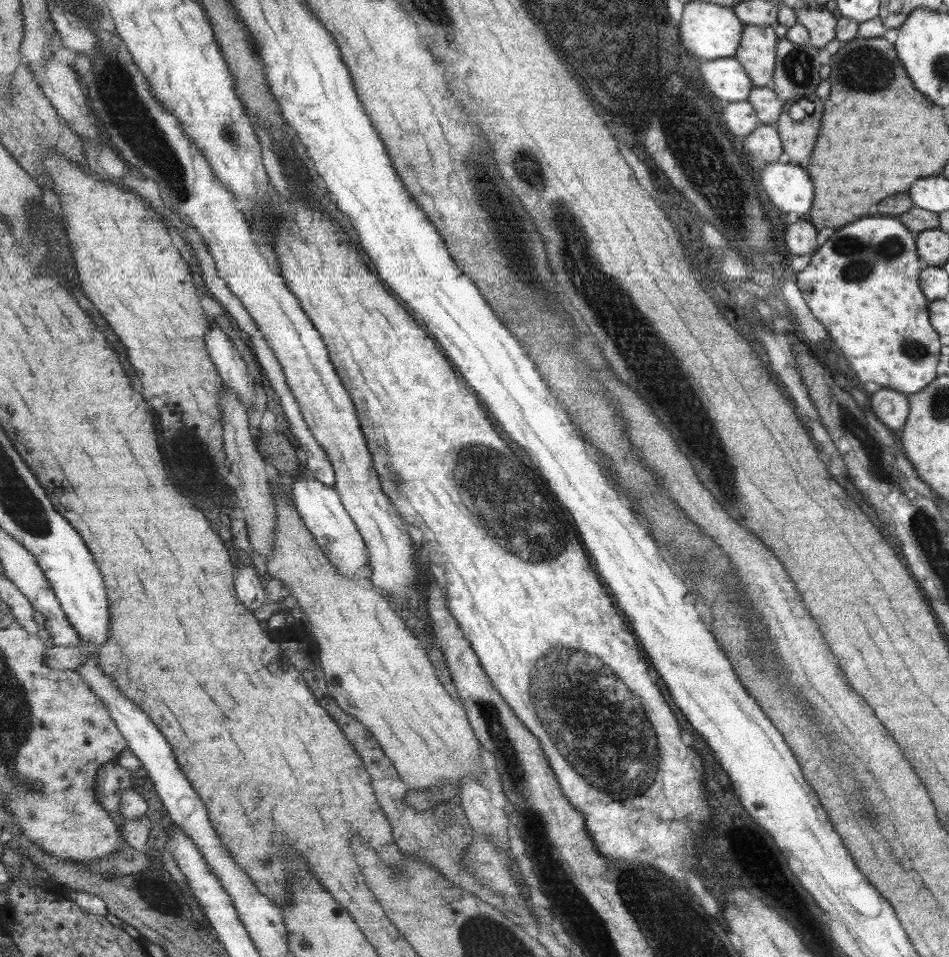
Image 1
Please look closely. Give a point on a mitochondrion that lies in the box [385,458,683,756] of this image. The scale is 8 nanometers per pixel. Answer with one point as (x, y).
(396, 479)

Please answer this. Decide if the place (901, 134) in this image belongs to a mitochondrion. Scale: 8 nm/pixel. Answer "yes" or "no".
no

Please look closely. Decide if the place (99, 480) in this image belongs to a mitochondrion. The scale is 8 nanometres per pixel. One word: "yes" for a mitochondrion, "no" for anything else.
no

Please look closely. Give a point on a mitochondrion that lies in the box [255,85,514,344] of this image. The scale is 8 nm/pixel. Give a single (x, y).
(492, 200)

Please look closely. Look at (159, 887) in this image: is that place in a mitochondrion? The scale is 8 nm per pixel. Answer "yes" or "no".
no

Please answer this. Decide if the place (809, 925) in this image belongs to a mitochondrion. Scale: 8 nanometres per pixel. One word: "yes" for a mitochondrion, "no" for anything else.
no

